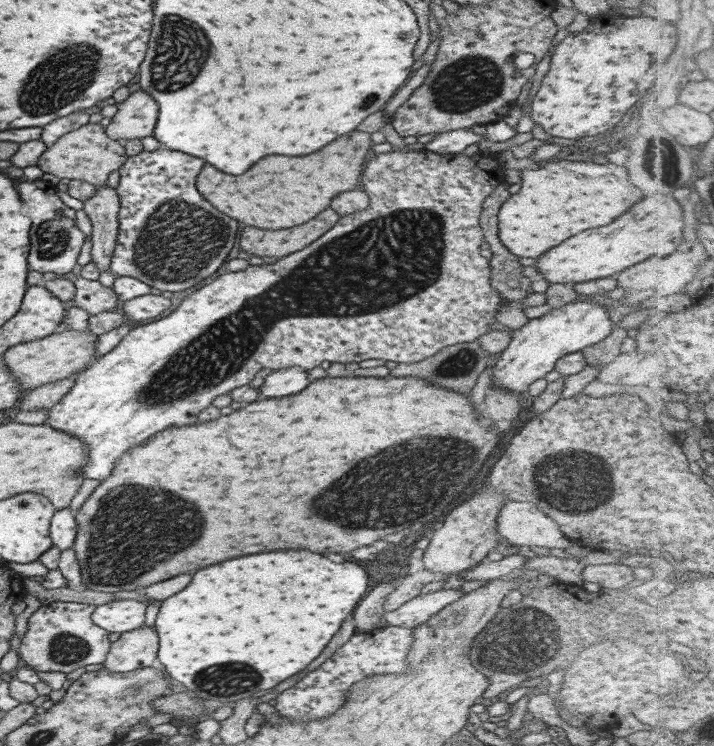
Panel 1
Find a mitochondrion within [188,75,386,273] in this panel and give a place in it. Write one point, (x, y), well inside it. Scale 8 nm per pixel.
(370, 100)

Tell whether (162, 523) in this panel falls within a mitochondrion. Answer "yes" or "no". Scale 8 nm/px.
yes

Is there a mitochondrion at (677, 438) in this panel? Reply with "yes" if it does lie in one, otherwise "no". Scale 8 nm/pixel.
no

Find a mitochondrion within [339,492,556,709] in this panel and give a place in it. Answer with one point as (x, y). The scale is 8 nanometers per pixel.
(514, 643)

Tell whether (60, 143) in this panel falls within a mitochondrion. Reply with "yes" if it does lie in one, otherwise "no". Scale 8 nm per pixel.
no

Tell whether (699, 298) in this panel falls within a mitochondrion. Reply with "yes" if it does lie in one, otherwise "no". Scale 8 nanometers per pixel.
no

